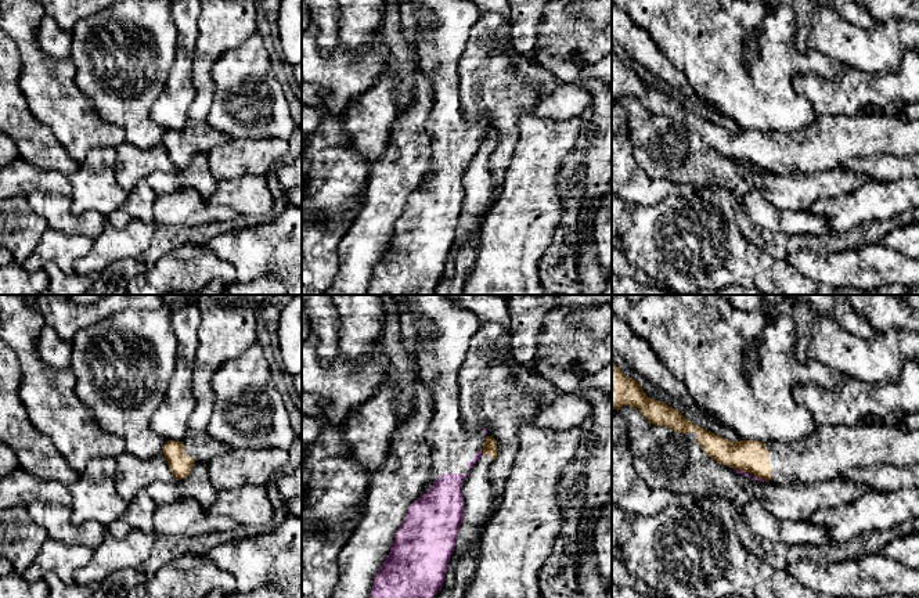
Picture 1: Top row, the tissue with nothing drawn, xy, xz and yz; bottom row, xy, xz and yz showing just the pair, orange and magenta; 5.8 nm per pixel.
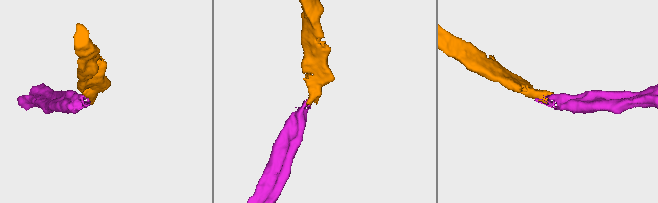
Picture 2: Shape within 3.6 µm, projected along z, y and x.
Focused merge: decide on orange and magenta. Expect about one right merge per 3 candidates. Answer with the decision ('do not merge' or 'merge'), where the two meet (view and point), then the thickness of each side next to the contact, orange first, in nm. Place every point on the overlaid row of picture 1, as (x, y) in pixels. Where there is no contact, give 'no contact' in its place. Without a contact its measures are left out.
do not merge; meets orange in xz at (482, 451); 80 nm thick on the orange side, 50 nm on the other

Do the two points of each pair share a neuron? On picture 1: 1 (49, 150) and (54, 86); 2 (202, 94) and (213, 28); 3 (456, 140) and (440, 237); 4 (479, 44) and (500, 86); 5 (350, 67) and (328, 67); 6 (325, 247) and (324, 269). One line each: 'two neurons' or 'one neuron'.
1: two neurons
2: one neuron
3: one neuron
4: one neuron
5: one neuron
6: one neuron

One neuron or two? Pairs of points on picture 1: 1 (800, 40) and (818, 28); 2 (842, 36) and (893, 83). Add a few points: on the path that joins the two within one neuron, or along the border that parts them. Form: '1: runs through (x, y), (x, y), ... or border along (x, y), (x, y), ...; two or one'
1: border along (810, 14), (808, 47); two
2: border along (904, 56), (897, 69), (885, 74), (850, 67); two

